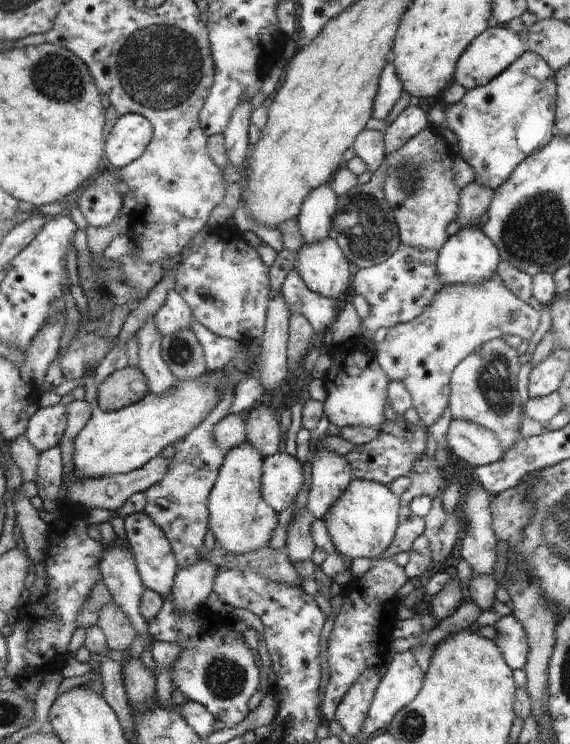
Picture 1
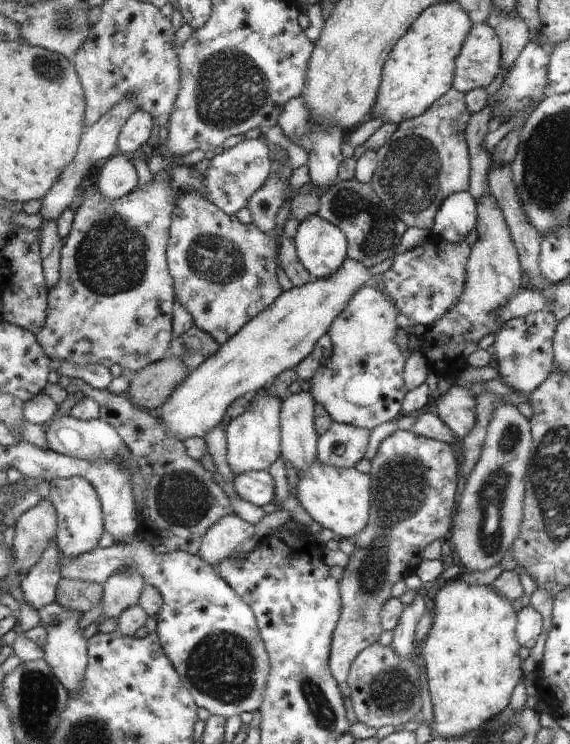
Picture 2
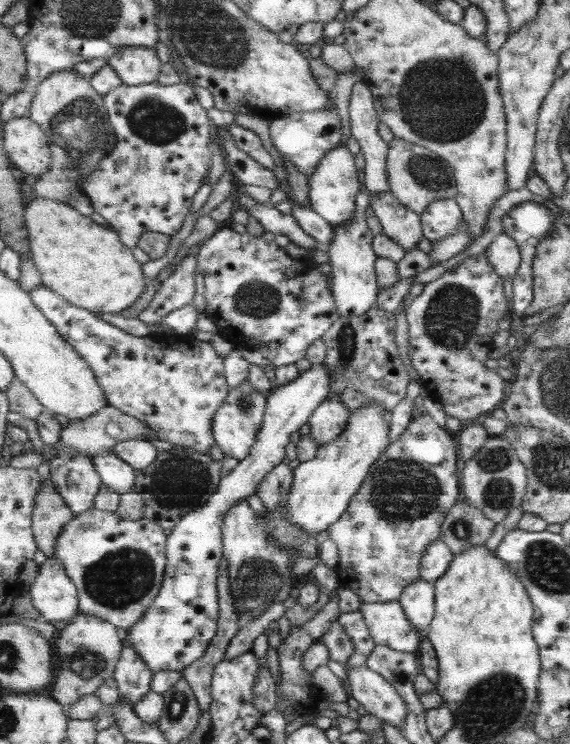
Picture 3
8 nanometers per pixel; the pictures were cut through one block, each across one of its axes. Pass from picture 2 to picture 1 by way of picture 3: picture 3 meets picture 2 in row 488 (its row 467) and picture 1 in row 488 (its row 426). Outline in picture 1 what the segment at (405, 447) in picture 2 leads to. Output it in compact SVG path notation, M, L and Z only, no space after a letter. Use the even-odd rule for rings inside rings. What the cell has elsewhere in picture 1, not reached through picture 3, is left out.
M421 457L415 464L415 471L411 475L411 483L408 489L400 495L402 502L400 526L393 539L392 546L384 554L370 560L370 567L358 579L352 580L349 585L343 587L345 598L340 606L340 612L335 617L334 628L328 640L328 666L330 677L328 678L324 703L321 705L323 716L330 722L336 718L336 712L340 704L344 702L349 689L359 680L363 672L371 667L379 667L385 664L387 656L392 655L391 642L397 609L400 604L396 602L399 590L409 580L405 567L395 562L395 556L401 552L410 552L417 539L426 531L425 517L417 516L409 508L411 500L417 496L427 495L431 499L440 496L443 484L448 482L450 471L447 466L443 469L436 466L434 458Z

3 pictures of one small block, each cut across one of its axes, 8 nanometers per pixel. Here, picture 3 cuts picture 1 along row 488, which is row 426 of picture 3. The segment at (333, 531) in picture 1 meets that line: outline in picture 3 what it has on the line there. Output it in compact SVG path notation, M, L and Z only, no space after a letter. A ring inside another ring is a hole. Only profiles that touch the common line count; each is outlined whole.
M371 404L369 408L359 408L352 412L348 427L333 442L320 445L313 460L301 462L294 469L292 490L288 504L284 506L286 519L304 528L312 537L329 530L339 520L352 503L353 495L364 486L369 471L388 450L389 420L385 408Z

